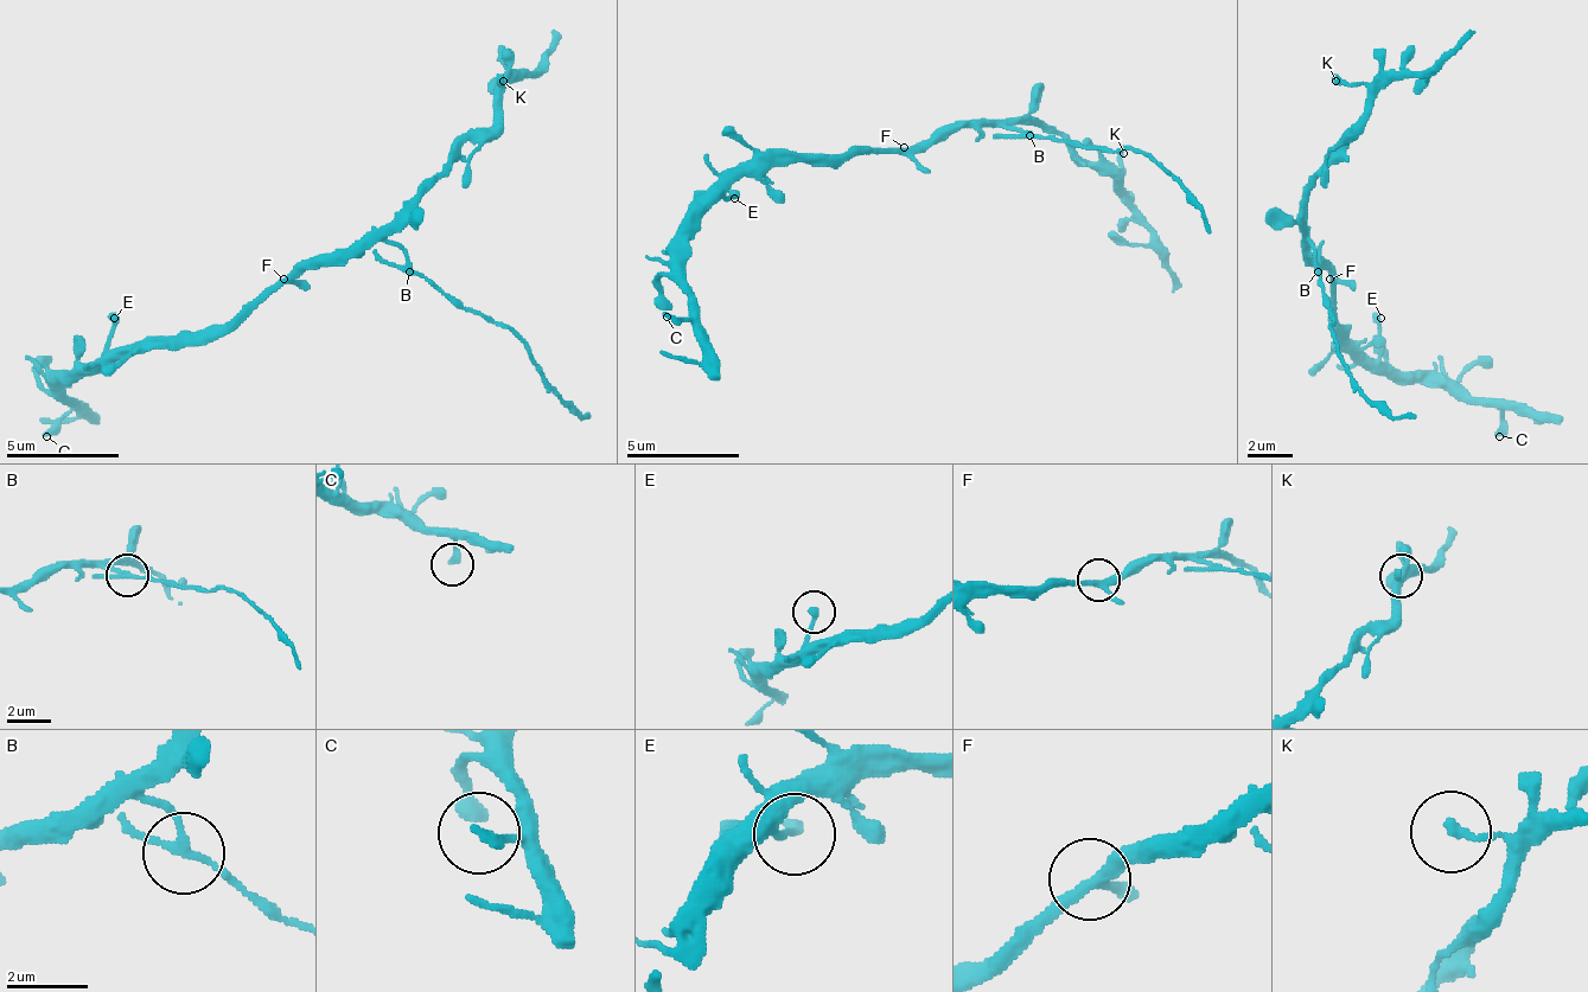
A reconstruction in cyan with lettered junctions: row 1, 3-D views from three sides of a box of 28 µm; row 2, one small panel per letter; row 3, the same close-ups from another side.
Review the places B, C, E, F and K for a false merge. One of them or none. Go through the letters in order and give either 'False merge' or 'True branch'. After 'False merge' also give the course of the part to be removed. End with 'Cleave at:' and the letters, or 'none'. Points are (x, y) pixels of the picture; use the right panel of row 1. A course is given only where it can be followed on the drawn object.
B: False merge. Course of the part to remove: (1319, 273), (1335, 346), (1346, 375), (1397, 420), (1415, 414)
C: True branch
E: True branch
F: True branch
K: True branch
Cleave at: B

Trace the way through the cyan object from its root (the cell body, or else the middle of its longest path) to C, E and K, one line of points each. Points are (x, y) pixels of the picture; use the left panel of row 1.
C: (284, 283), (261, 289), (227, 324), (199, 334), (148, 334), (85, 369), (63, 391), (69, 408), (46, 436)
E: (284, 283), (261, 289), (227, 324), (216, 324), (199, 334), (148, 334), (103, 357), (108, 351), (114, 318)
K: (284, 283), (300, 279), (312, 267), (345, 250), (362, 250), (452, 154), (492, 121), (492, 93), (503, 81)

